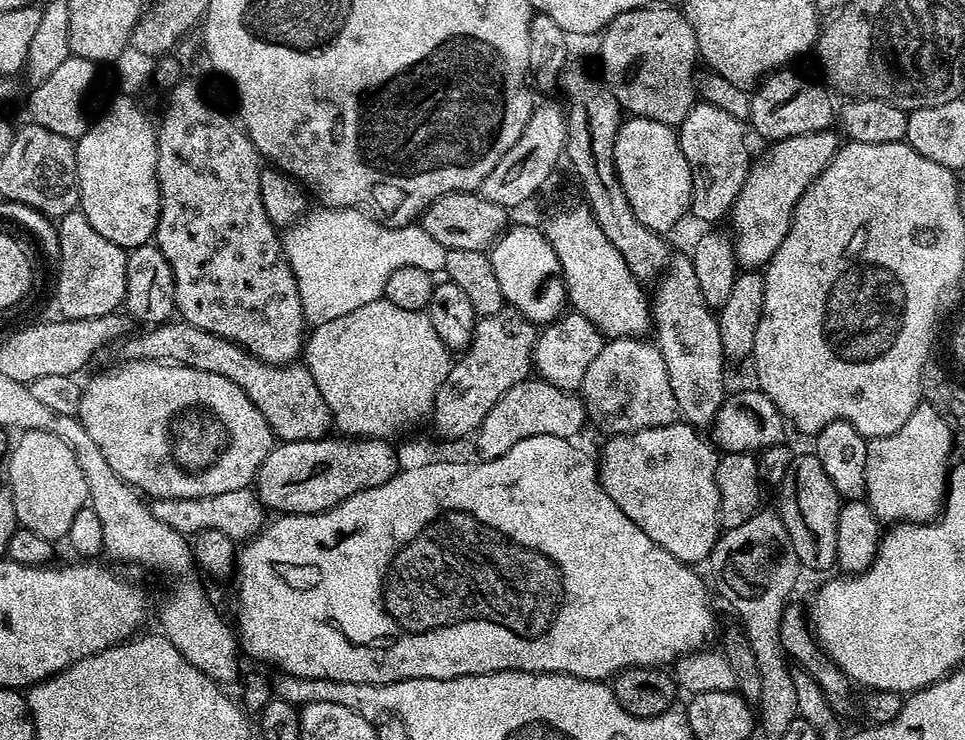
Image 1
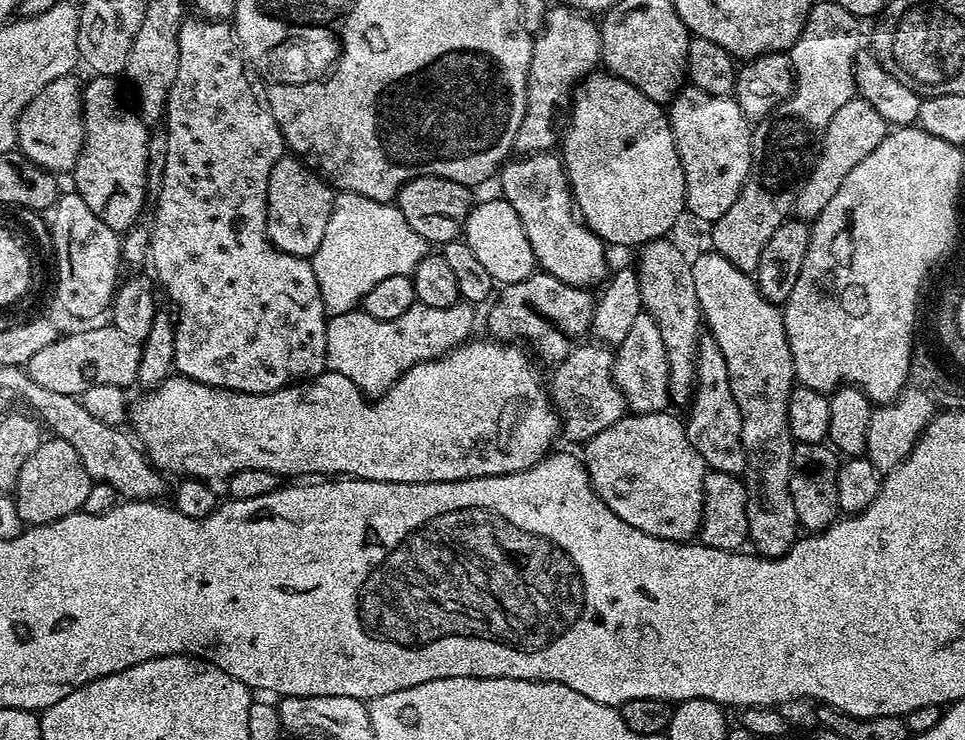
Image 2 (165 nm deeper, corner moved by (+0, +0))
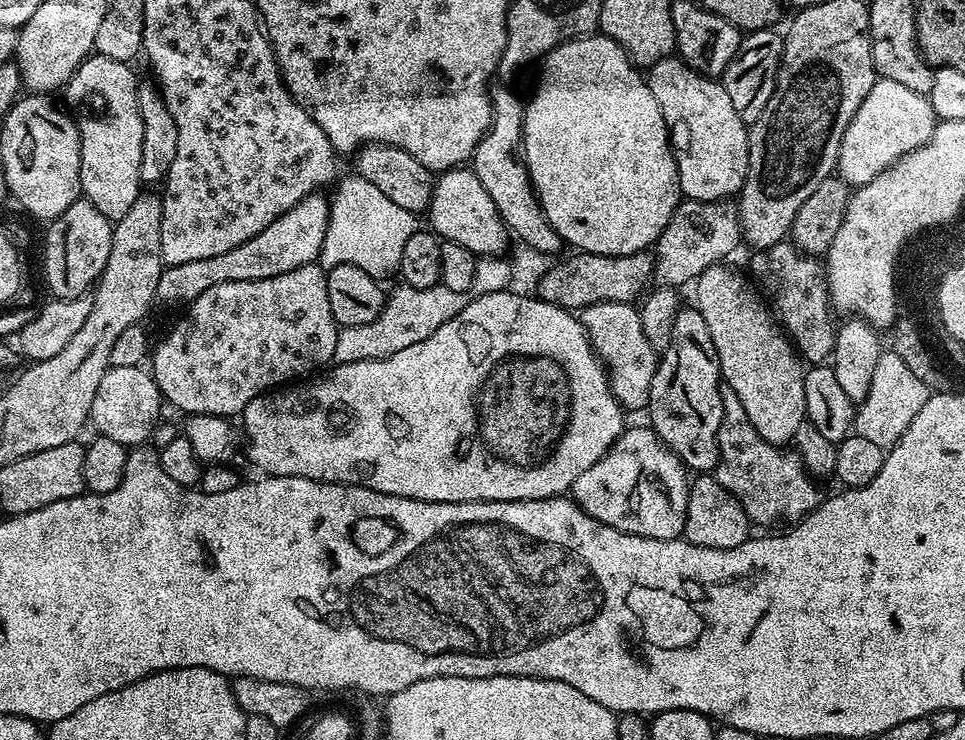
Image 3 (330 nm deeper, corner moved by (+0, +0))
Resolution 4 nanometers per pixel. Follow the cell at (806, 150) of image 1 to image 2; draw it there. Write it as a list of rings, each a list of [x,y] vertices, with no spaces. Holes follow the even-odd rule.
[[[853,98],[843,104],[838,114],[830,118],[830,126],[826,126],[824,141],[820,144],[814,166],[804,177],[796,196],[795,211],[804,218],[822,214],[822,210],[826,210],[826,202],[830,202],[830,198],[838,194],[838,186],[846,182],[850,170],[854,170],[854,166],[858,166],[858,162],[862,162],[862,158],[866,158],[866,154],[870,154],[870,150],[874,150],[889,131],[890,126],[882,118],[882,114],[878,114],[878,110],[874,110],[865,100]]]

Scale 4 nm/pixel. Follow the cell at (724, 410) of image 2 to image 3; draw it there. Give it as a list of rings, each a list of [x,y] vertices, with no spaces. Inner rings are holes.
[[[721,383],[720,393],[722,394],[722,410],[724,413],[722,414],[722,426],[718,430],[720,461],[714,469],[716,481],[727,492],[734,494],[734,498],[738,498],[742,510],[746,510],[748,519],[753,525],[795,525],[797,522],[803,520],[808,513],[813,512],[820,504],[822,493],[820,493],[819,486],[815,484],[817,481],[814,479],[812,473],[804,467],[797,451],[785,450],[783,447],[766,442],[766,438],[762,438],[762,434],[758,434],[758,430],[754,430],[754,426],[748,424],[746,410],[742,407],[742,402],[738,402],[738,394],[734,394],[734,390],[730,390],[728,384]]]

